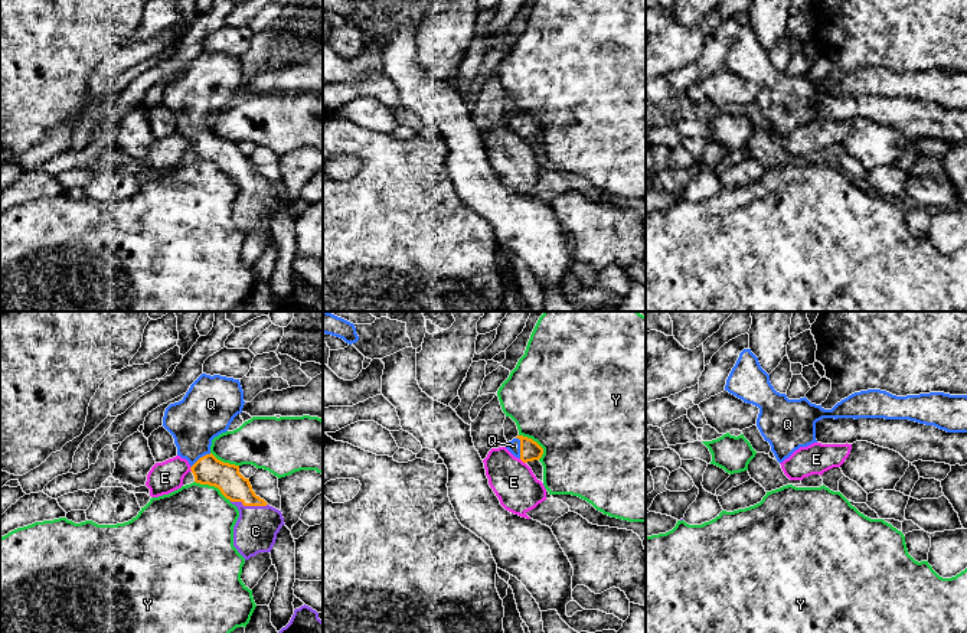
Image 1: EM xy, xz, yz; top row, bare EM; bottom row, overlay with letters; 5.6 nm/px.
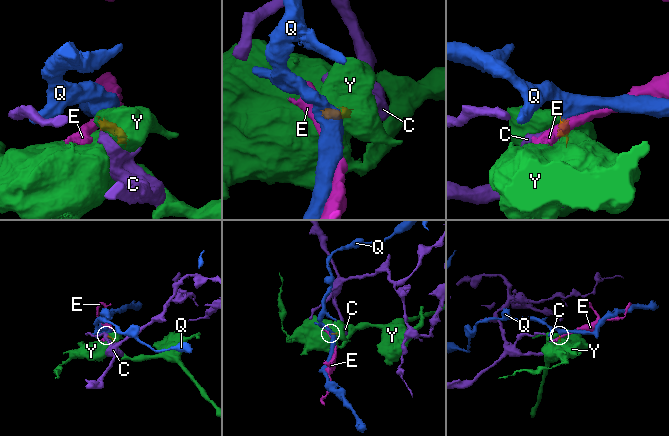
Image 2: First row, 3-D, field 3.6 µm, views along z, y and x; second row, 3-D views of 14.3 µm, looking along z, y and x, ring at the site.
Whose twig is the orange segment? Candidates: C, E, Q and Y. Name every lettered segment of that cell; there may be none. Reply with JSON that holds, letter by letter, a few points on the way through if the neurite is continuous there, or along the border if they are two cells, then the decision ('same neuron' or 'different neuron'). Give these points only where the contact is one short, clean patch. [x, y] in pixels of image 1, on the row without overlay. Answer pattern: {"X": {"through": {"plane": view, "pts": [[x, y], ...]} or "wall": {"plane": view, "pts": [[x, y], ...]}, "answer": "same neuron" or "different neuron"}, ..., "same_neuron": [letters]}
{"C": {"answer": "same neuron"}, "E": {"wall": {"plane": "xz", "pts": [[519, 136], [525, 140]]}, "answer": "different neuron"}, "Q": {"through": {"plane": "xz", "pts": [[531, 127], [520, 124], [513, 123]]}, "answer": "same neuron"}, "Y": {"answer": "different neuron"}, "same_neuron": ["C", "Q"]}

